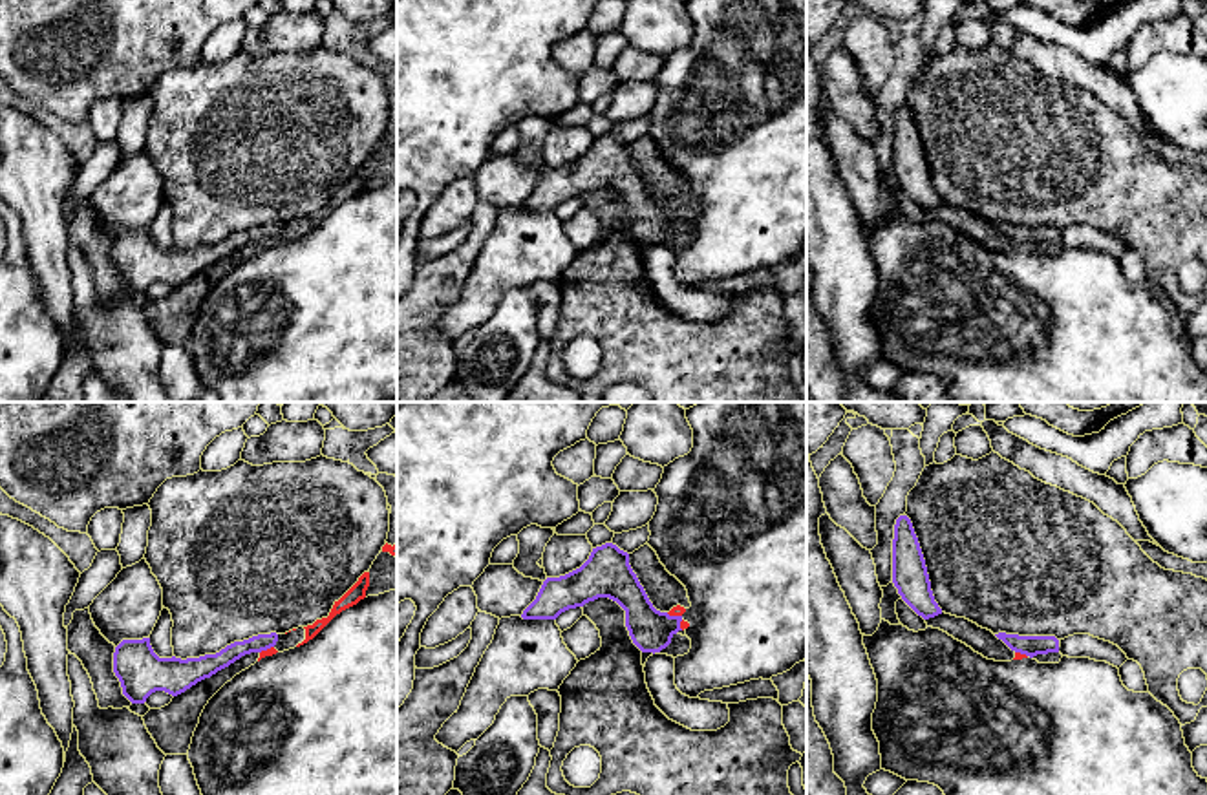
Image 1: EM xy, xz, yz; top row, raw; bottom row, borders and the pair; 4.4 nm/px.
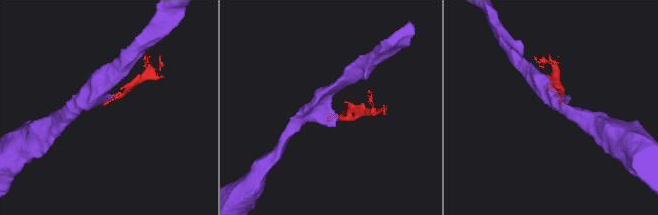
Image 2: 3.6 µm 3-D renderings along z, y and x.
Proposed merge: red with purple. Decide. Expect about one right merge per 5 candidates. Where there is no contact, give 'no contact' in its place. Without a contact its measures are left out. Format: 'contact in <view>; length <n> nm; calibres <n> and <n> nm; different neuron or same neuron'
contact in xz; length 70 nm; calibres 50 and 190 nm; different neuron

